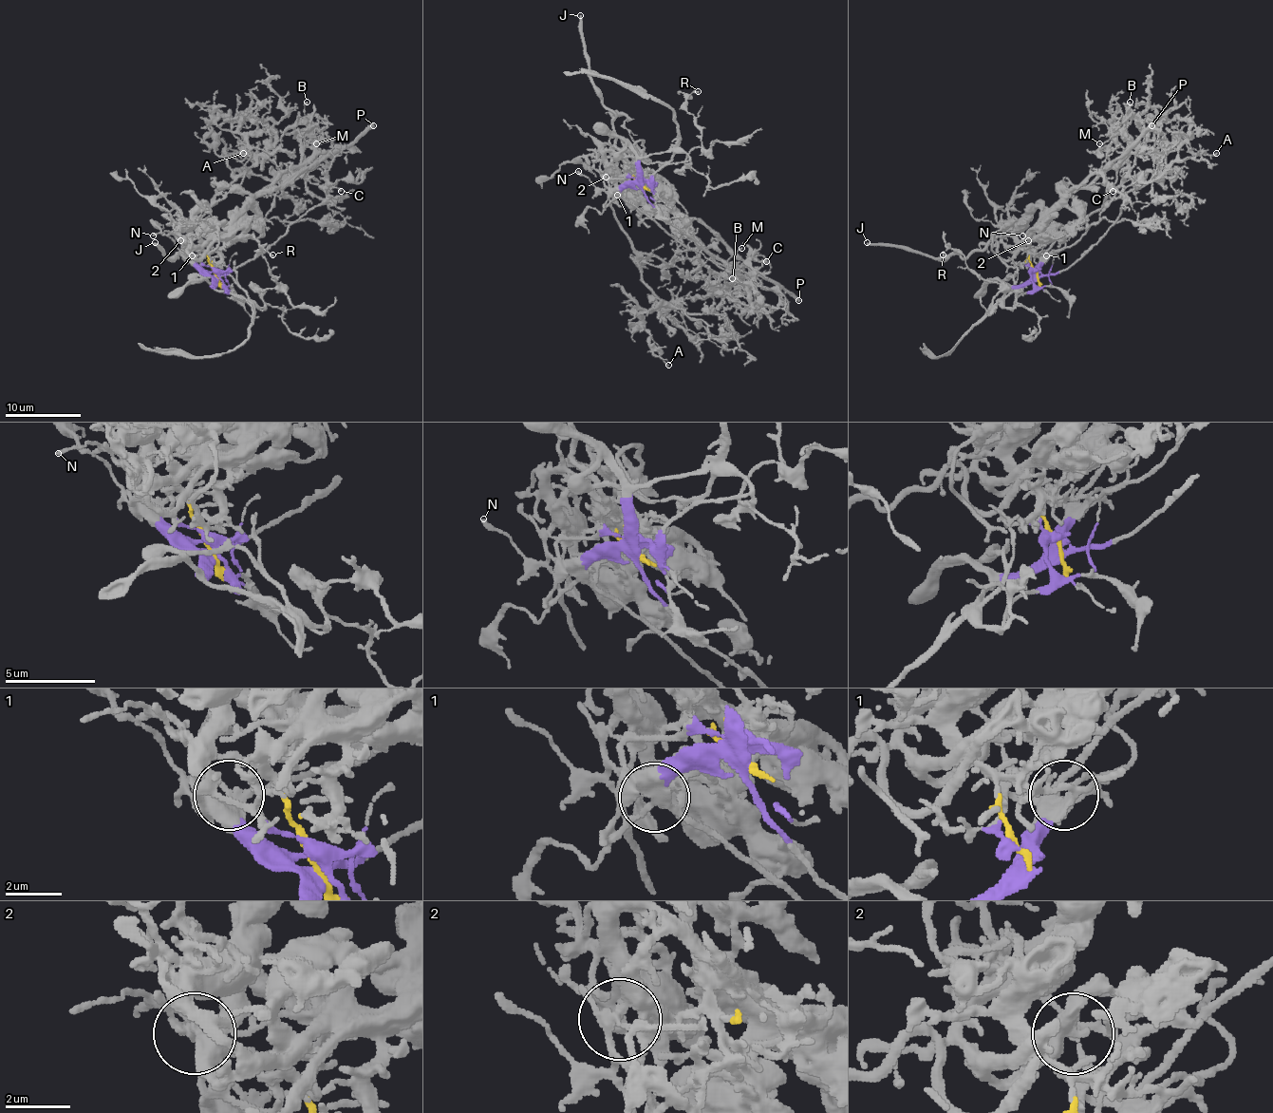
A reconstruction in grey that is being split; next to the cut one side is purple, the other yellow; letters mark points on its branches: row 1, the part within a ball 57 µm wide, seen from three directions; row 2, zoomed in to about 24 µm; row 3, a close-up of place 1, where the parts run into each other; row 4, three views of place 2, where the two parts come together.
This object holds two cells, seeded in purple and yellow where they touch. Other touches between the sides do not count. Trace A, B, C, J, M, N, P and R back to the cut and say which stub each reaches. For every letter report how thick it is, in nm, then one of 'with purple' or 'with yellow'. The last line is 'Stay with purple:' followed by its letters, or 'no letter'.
A: 120 nm thick; with purple
B: 130 nm thick; with yellow
C: 220 nm thick; with purple
J: 260 nm thick; with yellow
M: 150 nm thick; with yellow
N: 200 nm thick; with yellow
P: 400 nm thick; with yellow
R: 200 nm thick; with purple
Stay with purple: A, C, R

